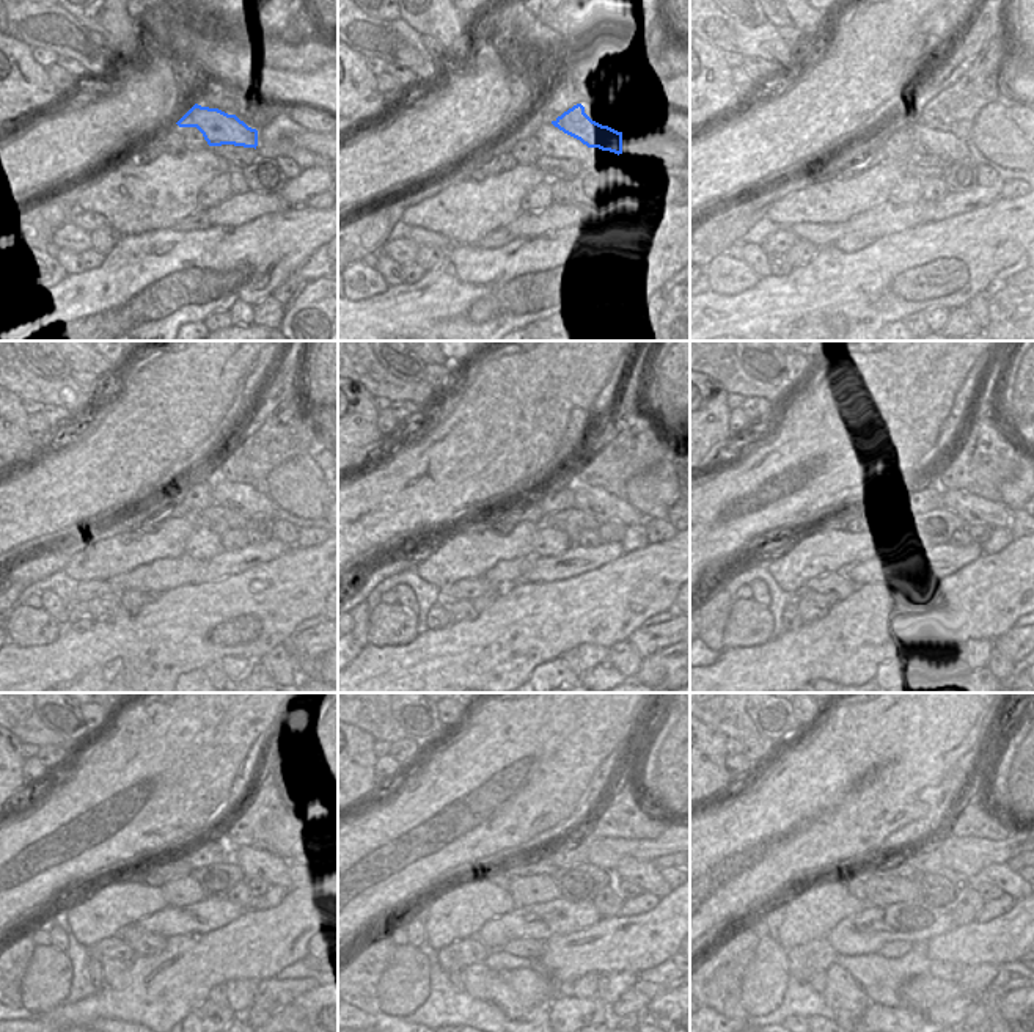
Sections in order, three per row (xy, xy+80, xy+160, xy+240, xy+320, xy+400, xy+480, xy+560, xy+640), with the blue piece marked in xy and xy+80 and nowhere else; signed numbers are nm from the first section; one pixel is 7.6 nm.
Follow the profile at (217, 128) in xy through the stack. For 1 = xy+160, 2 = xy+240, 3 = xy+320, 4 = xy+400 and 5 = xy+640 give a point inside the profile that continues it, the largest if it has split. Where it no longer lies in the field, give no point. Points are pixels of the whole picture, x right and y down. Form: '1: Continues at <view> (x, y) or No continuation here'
1: Continues at xy+160 (926, 140)
2: Continues at xy+240 (242, 498)
3: Continues at xy+320 (596, 501)
4: Continues at xy+400 (971, 509)
5: Continues at xy+640 (1001, 875).

